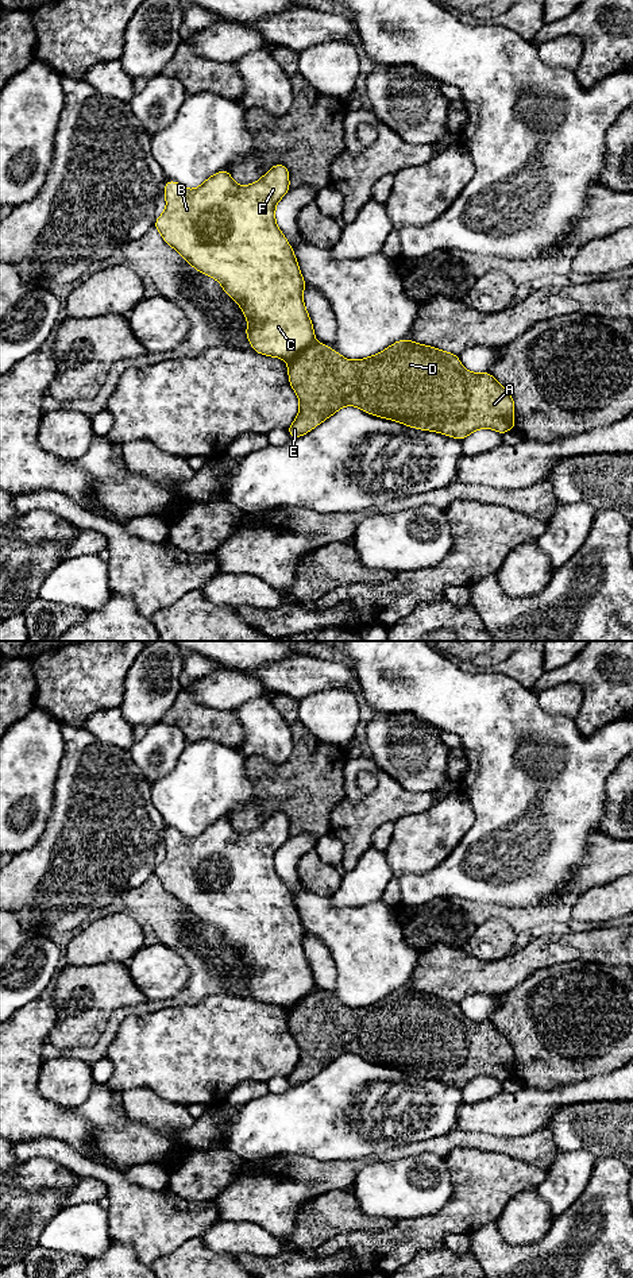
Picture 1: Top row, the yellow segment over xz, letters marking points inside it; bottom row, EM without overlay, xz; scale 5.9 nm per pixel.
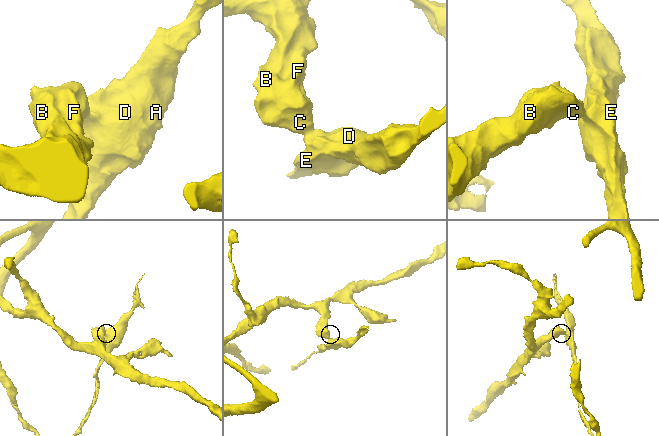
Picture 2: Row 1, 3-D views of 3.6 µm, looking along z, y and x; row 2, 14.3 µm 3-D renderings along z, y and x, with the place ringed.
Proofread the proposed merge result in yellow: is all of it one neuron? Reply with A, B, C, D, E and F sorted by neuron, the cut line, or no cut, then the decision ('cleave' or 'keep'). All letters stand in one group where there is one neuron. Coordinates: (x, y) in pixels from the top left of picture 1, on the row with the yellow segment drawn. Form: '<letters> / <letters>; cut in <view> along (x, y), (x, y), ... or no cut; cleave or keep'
A D E / B C F; cut in xz along (312, 344), (288, 362); cleave

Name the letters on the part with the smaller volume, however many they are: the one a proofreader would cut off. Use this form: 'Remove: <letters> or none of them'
Remove: A, D, E

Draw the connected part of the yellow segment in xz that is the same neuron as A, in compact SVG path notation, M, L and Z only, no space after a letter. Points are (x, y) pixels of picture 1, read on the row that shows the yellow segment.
M409 339L360 360L344 359L327 344L314 344L287 362L287 372L289 383L300 399L298 416L287 428L292 439L310 432L347 405L460 441L483 428L501 435L516 429L514 399L490 372L470 372L458 355Z

